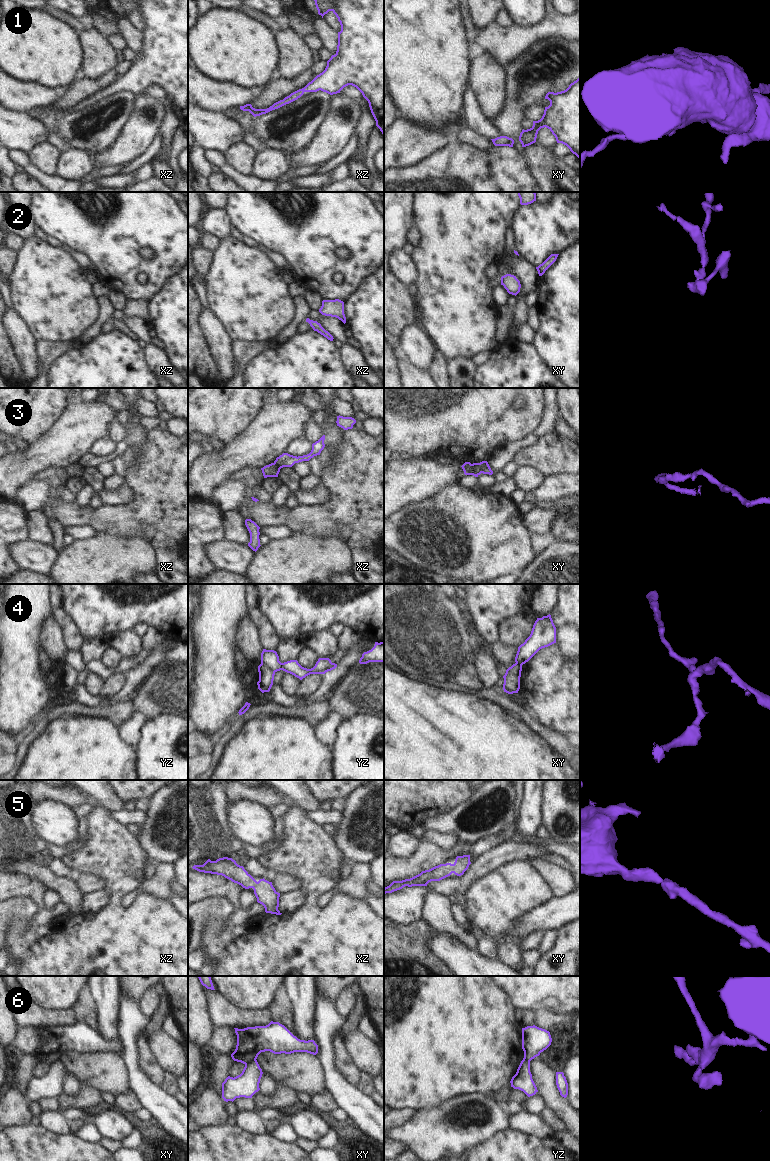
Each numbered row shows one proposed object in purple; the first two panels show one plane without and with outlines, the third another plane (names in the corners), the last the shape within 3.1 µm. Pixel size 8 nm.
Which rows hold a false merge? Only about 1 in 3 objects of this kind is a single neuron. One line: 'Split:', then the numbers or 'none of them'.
Split: 3, 4, 6

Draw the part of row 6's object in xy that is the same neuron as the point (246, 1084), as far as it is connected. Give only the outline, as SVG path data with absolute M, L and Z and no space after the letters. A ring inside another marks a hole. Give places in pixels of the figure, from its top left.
M256 1059L245 1064L242 1073L236 1077L228 1076L222 1083L222 1098L224 1101L234 1101L236 1098L252 1096L260 1090L259 1083L262 1069Z

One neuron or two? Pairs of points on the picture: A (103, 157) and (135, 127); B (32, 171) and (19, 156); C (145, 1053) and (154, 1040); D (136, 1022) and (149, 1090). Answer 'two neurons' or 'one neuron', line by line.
A: one neuron
B: one neuron
C: two neurons
D: one neuron

